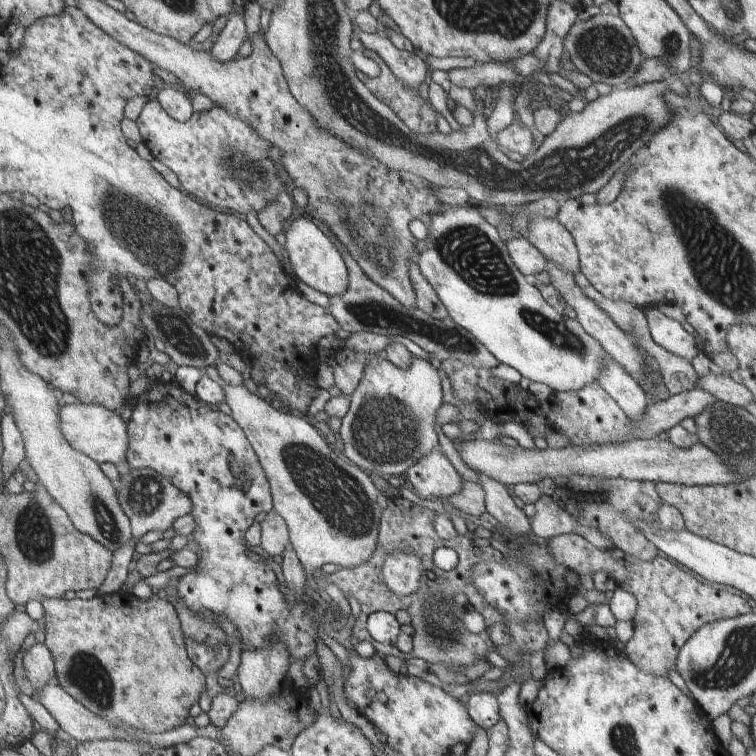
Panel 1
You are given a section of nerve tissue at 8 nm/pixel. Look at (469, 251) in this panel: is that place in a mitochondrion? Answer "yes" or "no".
yes

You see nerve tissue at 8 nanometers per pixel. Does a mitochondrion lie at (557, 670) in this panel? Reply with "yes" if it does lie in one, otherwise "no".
no

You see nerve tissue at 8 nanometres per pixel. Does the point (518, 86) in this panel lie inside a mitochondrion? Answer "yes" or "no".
no

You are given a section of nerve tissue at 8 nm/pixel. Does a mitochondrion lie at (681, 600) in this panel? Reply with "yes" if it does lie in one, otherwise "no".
no

